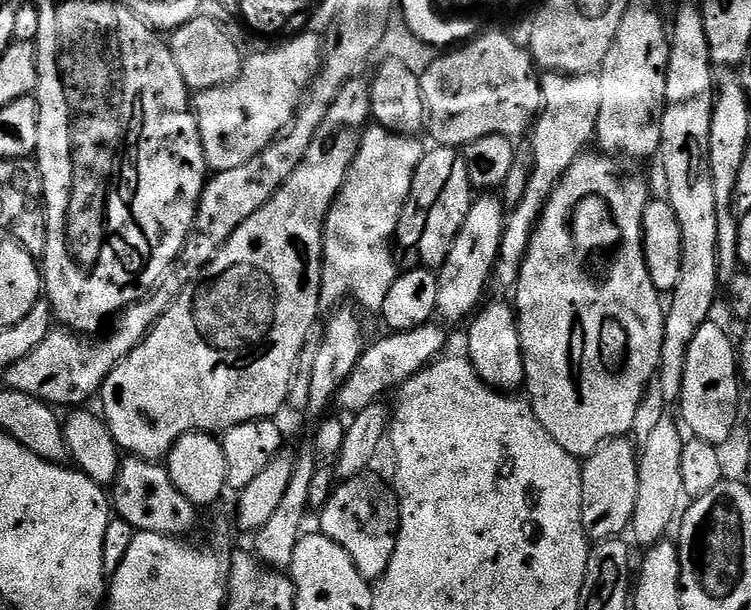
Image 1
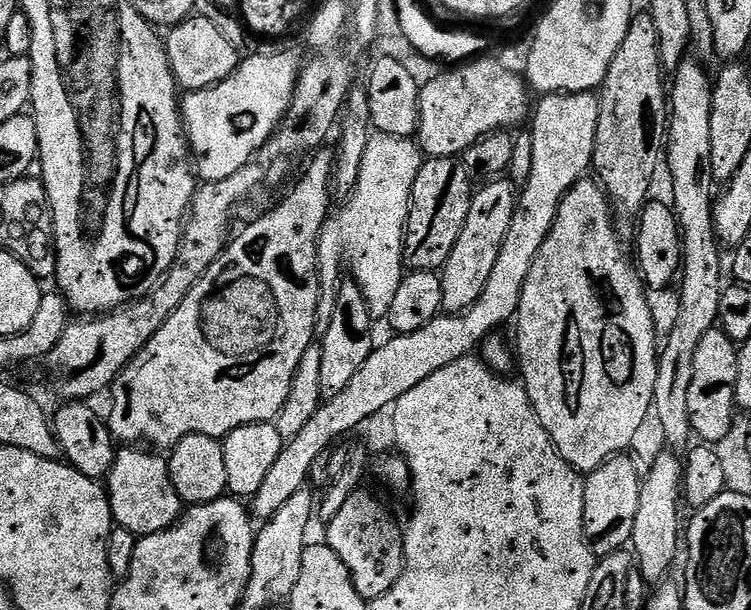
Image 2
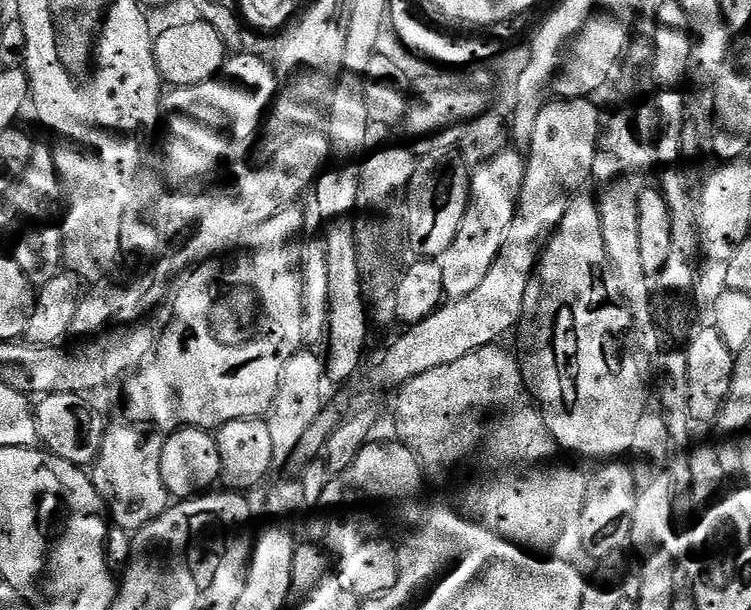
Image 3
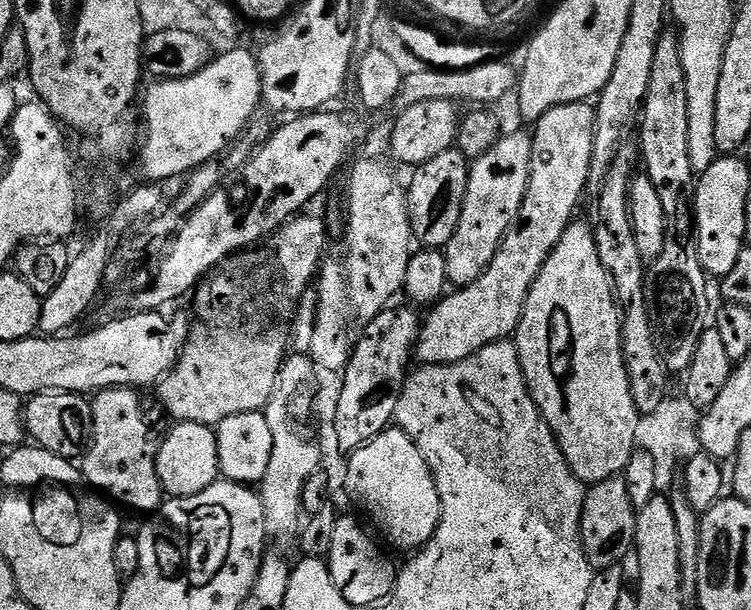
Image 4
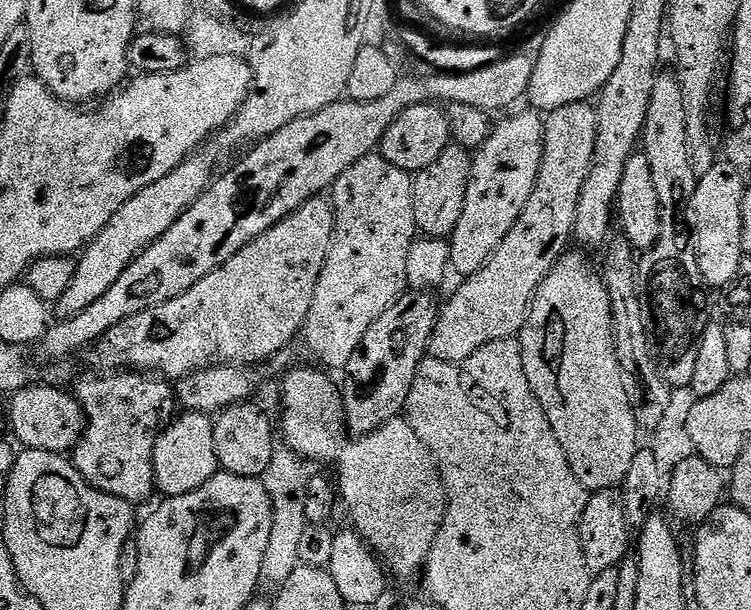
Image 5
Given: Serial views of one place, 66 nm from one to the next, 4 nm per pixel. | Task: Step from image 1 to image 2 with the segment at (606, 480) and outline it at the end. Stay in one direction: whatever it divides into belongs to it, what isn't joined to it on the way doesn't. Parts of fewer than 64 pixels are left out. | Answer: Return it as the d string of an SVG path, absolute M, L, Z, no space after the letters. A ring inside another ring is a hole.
M631 455L612 456L602 466L587 473L584 481L584 539L596 557L619 552L631 541L634 518L638 518L638 498L642 477Z

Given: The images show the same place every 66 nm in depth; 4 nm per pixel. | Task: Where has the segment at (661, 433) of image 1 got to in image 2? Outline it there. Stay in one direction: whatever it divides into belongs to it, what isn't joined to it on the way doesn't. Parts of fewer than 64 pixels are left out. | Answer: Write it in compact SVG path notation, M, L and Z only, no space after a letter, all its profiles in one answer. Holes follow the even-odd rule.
M664 450L643 477L638 498L638 518L634 518L634 530L630 541L638 572L651 582L659 582L669 575L668 567L676 556L676 543L682 540L682 520L676 511L682 508L682 481L684 469L681 457Z

